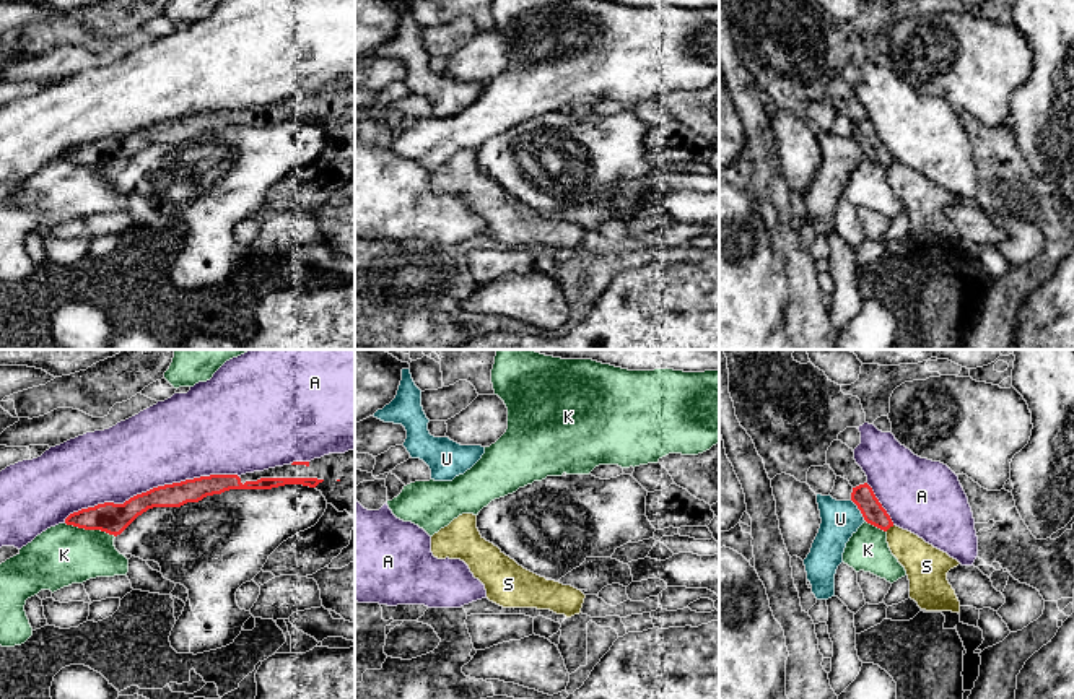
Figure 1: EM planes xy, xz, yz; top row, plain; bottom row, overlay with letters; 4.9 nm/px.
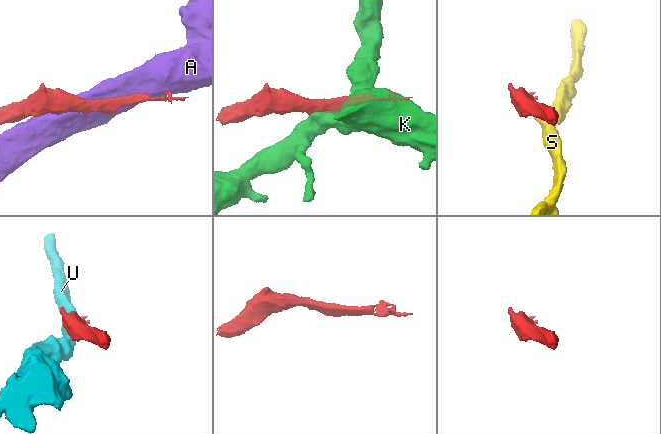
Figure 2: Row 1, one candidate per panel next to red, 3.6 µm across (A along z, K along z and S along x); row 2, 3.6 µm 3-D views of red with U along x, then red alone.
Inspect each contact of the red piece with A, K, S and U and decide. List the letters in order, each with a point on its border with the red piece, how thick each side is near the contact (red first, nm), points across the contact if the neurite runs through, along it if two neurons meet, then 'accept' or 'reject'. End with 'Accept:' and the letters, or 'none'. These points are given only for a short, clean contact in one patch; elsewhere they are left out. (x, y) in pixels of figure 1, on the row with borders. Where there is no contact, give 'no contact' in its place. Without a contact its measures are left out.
A: xy (150, 490) | 150/400 nm | reject
K: xy (90, 529) | 150/300 nm | reject
S: yz (889, 527) | 110/190 nm | along yz (894, 525), (886, 530) | reject
U: yz (860, 509) | 110/190 nm | reject
Accept: none

